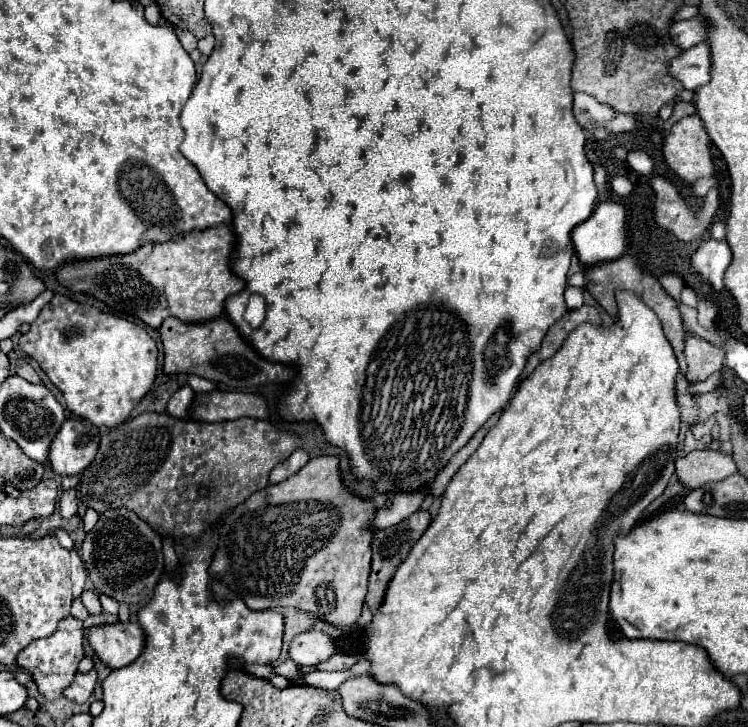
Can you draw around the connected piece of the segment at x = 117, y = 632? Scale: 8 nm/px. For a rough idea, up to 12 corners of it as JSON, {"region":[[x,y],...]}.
{"region":[[136,622],[88,628],[96,658],[110,670],[138,658]]}

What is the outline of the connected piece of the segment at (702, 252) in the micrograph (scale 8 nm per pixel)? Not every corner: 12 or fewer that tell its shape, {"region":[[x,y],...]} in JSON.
{"region":[[704,240],[692,254],[690,268],[708,292],[724,288],[730,260],[724,240]]}

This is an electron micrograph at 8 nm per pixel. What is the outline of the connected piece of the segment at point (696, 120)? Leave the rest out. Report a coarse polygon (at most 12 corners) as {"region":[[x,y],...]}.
{"region":[[698,114],[666,132],[662,154],[686,182],[712,176]]}

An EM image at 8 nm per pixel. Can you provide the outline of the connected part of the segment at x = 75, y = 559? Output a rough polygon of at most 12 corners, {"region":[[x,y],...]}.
{"region":[[76,550],[72,558],[72,596],[78,598],[84,590],[86,572]]}

